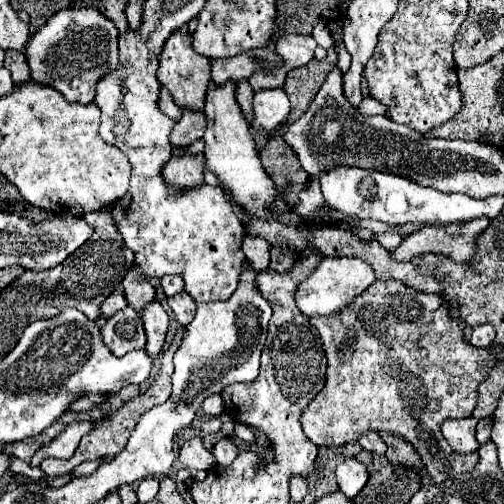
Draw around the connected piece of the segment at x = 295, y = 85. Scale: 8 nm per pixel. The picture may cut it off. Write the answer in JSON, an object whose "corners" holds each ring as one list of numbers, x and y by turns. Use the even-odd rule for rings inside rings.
{"corners":[[329,48,325,60,313,58,309,64,295,68,287,74,283,90,287,92,287,96,291,100,291,112,285,118,285,124,295,122,309,108,313,96,323,86,329,70,333,70,335,64,337,64,337,52,335,52,335,48]]}

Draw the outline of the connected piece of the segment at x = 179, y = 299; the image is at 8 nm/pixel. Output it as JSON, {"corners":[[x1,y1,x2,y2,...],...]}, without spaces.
{"corners":[[185,292,175,294,175,296,167,298,167,302,169,302,169,306,171,306,171,310,173,310,173,314,175,314,179,324,187,326,193,320,193,316,195,316,195,302,193,302,193,298,189,298,189,294,185,294]]}

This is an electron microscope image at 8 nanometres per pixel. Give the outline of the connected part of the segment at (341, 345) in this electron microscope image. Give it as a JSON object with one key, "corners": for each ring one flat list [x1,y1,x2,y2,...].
{"corners":[[397,280,373,282,339,314,311,316,309,322,319,330,329,360,325,388,309,402,301,416,303,432,309,440,313,440,313,444,343,446,347,442,355,442,365,430,387,430,399,432,417,448,423,464,437,484,443,484,453,474,473,470,473,466,479,462,478,452,453,452,445,442,440,428,447,418,471,416,477,404,477,386,481,378,489,374,489,366,497,364,497,350,493,350,493,346,469,346,463,340,461,328,451,320,449,308,439,296,417,292]]}

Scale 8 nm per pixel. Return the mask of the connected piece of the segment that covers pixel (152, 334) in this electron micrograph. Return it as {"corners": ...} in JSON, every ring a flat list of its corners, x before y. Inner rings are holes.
{"corners":[[155,300,149,306,141,310,141,318,145,322,145,332,147,332,147,350,151,358,157,358,157,354,163,350,165,344,165,334,167,334,167,312,163,306]]}

